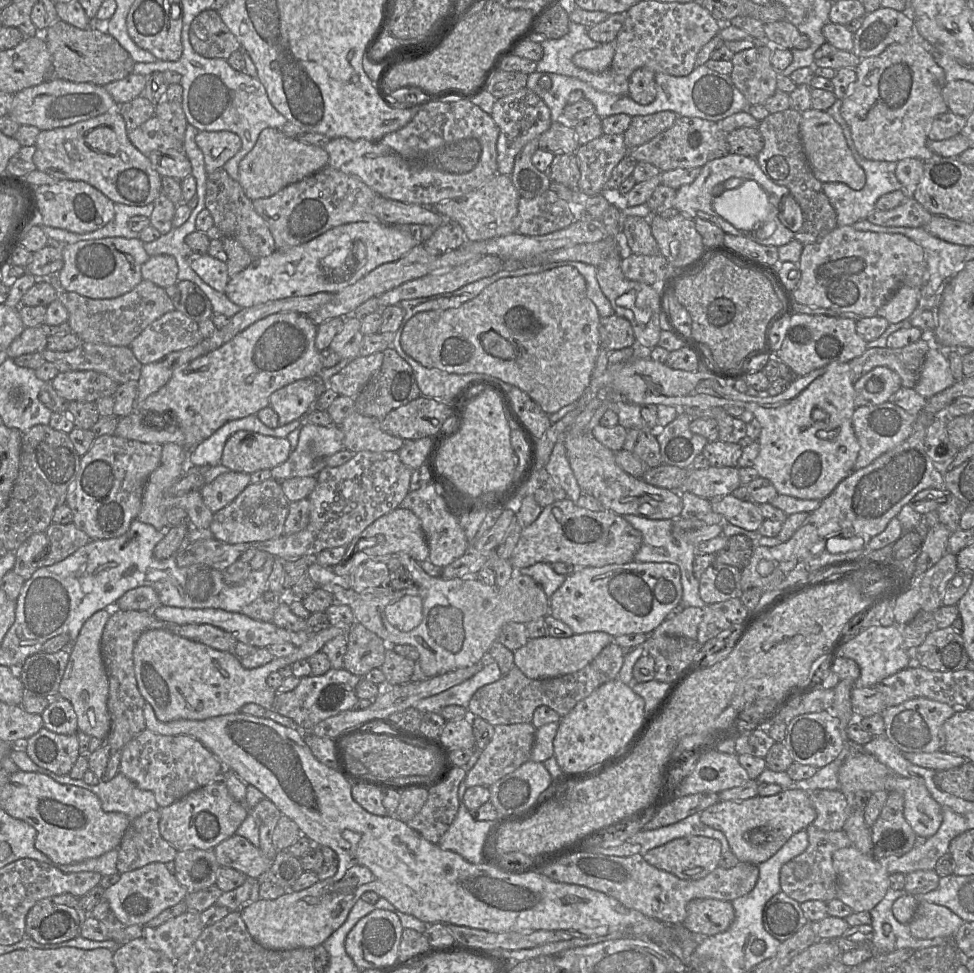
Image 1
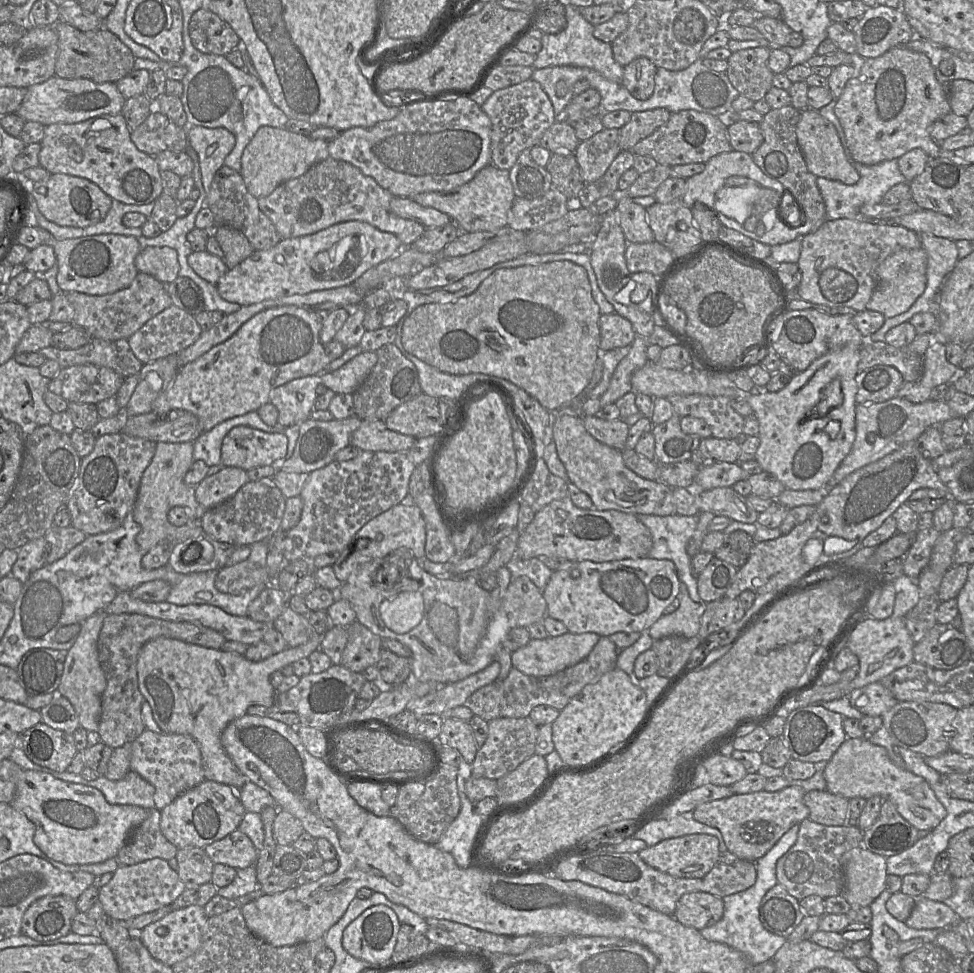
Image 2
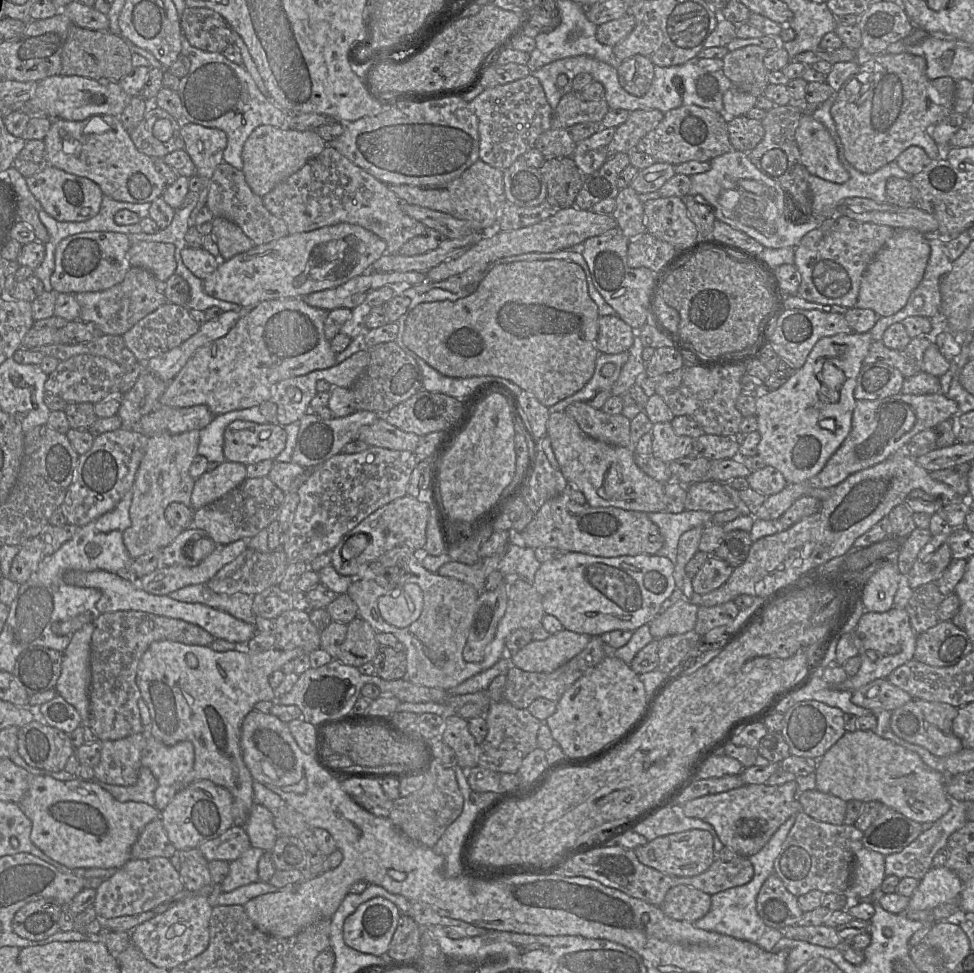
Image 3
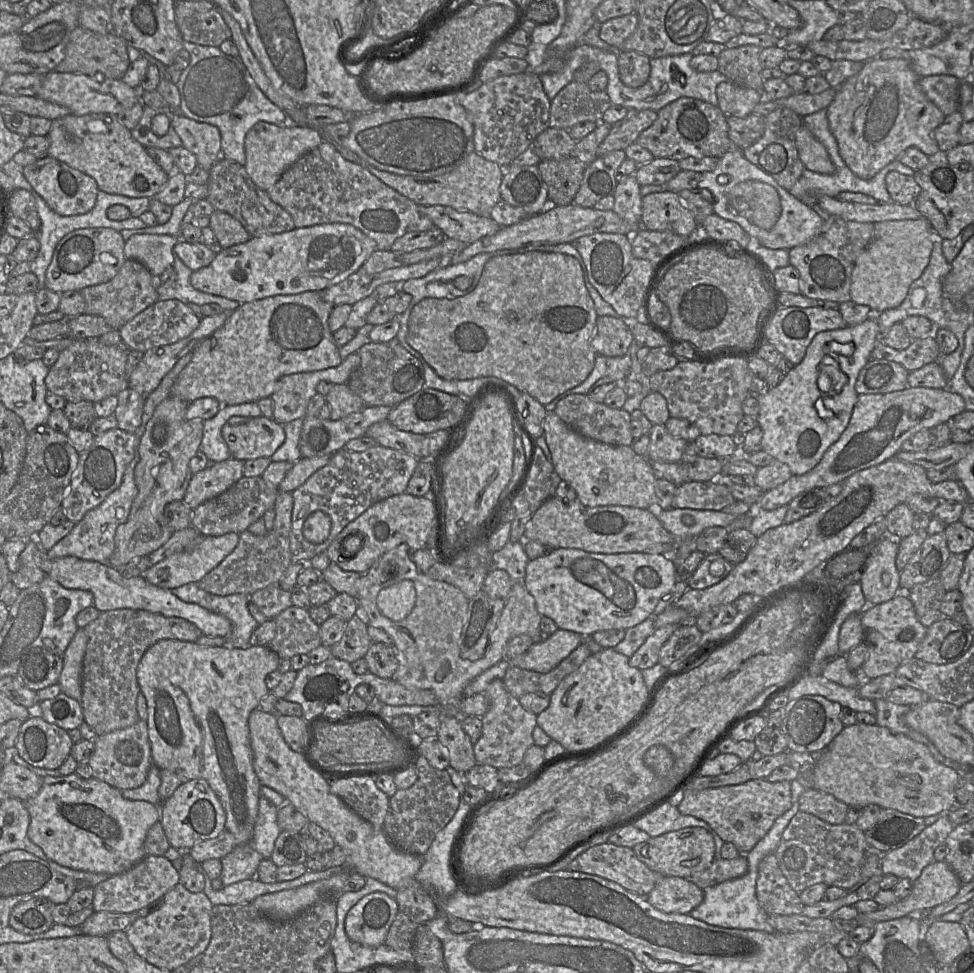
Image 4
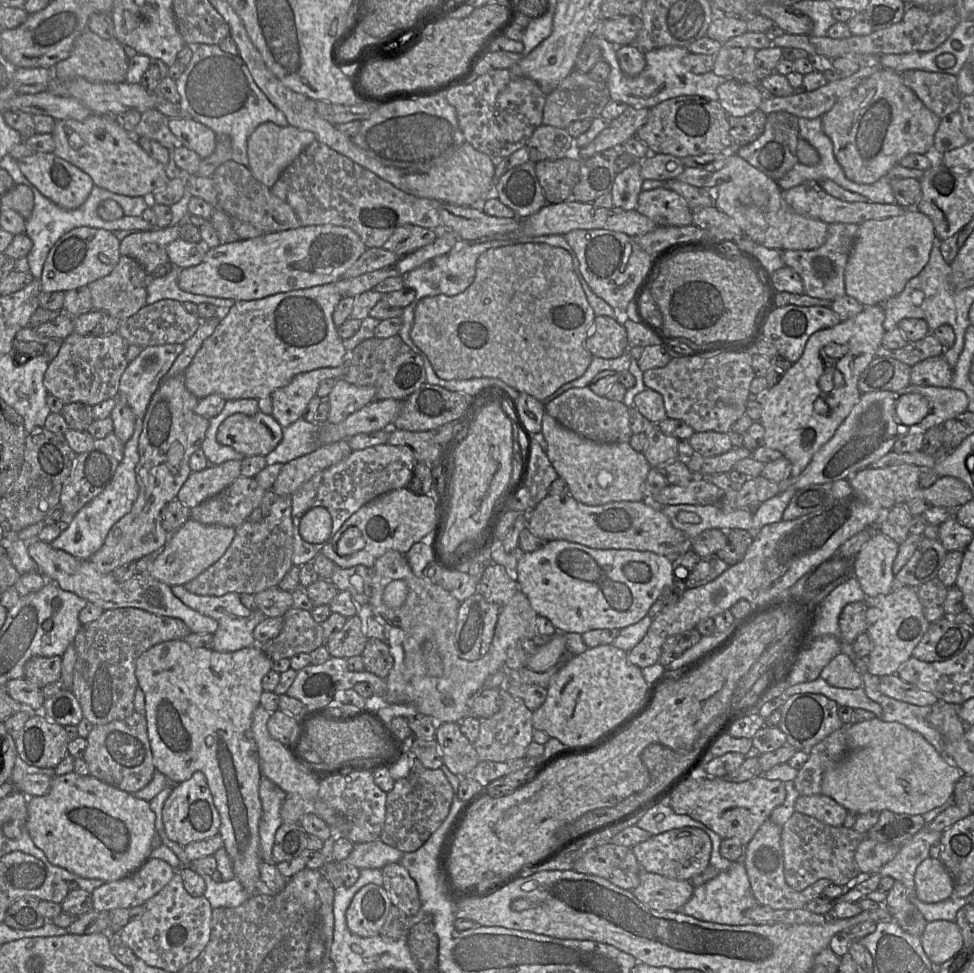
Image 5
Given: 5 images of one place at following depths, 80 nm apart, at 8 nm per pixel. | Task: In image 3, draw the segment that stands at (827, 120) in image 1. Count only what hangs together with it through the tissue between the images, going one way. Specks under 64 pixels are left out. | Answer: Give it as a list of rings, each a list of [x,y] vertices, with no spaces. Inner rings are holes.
[[[811,113],[802,114],[795,139],[801,161],[811,175],[838,184],[849,180],[850,174],[838,158],[833,137]]]

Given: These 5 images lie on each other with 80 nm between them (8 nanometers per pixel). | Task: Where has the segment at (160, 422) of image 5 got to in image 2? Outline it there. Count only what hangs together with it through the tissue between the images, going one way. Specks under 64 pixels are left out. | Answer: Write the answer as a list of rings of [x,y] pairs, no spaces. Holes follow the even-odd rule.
[[[157,442],[155,454],[142,474],[137,497],[132,509],[133,518],[140,525],[140,532],[136,536],[142,553],[146,554],[163,540],[178,544],[176,526],[168,519],[168,511],[175,506],[184,507],[190,514],[191,522],[199,522],[206,508],[198,503],[195,497],[195,486],[185,484],[184,477],[194,462],[193,442],[166,443]]]

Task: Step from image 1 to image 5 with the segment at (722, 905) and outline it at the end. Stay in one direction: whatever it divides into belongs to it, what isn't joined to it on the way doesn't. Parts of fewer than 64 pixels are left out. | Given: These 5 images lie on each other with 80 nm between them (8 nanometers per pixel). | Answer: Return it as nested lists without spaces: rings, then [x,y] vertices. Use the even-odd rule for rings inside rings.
[[[641,867],[639,885],[632,890],[641,902],[657,911],[680,911],[690,900],[694,887],[689,880],[677,880],[651,873]]]

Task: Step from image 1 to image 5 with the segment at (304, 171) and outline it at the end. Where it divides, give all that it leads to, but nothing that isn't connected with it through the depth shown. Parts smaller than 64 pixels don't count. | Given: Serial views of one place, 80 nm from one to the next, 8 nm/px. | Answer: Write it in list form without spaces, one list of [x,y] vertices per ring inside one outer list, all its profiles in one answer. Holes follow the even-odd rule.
[[[272,122],[261,123],[247,139],[248,168],[259,182],[271,188],[282,172],[315,140],[312,132],[291,125],[282,127]]]

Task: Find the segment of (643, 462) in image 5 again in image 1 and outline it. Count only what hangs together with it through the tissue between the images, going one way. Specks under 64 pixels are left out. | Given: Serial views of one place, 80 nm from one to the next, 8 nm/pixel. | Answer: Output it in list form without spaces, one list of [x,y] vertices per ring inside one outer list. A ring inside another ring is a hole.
[[[585,431],[581,433],[566,433],[564,444],[570,466],[579,484],[582,493],[594,496],[602,505],[602,510],[609,510],[618,515],[636,515],[649,519],[676,519],[680,517],[683,503],[680,493],[675,490],[650,485],[641,478],[636,478],[625,472],[615,460],[615,452],[600,443],[592,434]]]

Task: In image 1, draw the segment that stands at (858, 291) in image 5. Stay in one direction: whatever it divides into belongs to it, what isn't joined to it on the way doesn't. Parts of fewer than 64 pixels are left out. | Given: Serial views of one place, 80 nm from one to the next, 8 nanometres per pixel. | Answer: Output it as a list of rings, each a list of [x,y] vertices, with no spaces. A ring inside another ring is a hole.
[[[903,285],[878,310],[890,324],[908,319],[918,306],[921,289]]]

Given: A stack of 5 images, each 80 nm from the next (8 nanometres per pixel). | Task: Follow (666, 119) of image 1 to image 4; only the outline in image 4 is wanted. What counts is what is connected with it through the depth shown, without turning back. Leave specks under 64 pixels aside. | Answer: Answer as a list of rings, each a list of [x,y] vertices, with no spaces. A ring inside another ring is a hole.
[[[629,109],[627,115],[613,124],[610,132],[597,149],[598,156],[615,150],[625,150],[635,143],[645,129],[657,119],[657,111]]]

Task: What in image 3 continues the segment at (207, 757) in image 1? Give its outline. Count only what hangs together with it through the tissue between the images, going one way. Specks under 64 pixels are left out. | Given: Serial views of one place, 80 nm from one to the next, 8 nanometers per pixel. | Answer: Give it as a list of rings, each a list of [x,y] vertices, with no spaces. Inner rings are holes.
[[[148,735],[141,754],[141,765],[151,770],[158,782],[155,807],[162,811],[183,788],[194,782],[194,746],[189,741],[165,745]]]

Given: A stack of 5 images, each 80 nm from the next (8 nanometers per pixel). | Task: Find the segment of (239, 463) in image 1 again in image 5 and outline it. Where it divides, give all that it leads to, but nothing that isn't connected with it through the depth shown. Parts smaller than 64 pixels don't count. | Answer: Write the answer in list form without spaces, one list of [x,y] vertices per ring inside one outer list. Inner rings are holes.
[[[258,411],[254,415],[235,413],[219,426],[216,439],[225,446],[249,456],[266,456],[283,437],[283,427],[272,417]]]

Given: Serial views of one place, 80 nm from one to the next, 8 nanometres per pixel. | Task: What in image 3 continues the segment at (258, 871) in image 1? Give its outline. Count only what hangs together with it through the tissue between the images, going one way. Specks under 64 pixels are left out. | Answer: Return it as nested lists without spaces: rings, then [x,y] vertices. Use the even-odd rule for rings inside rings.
[[[232,826],[222,835],[200,844],[197,848],[207,861],[226,860],[228,862],[239,858],[251,847],[248,834],[241,826]]]

